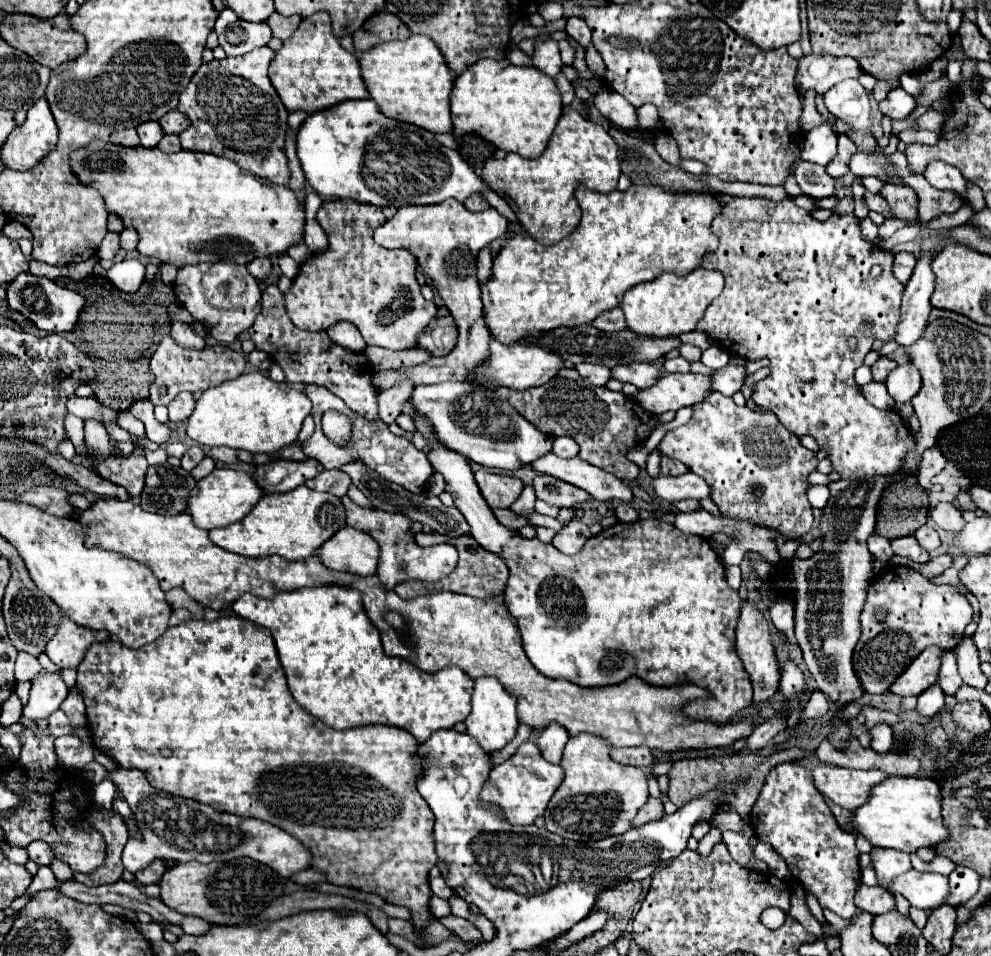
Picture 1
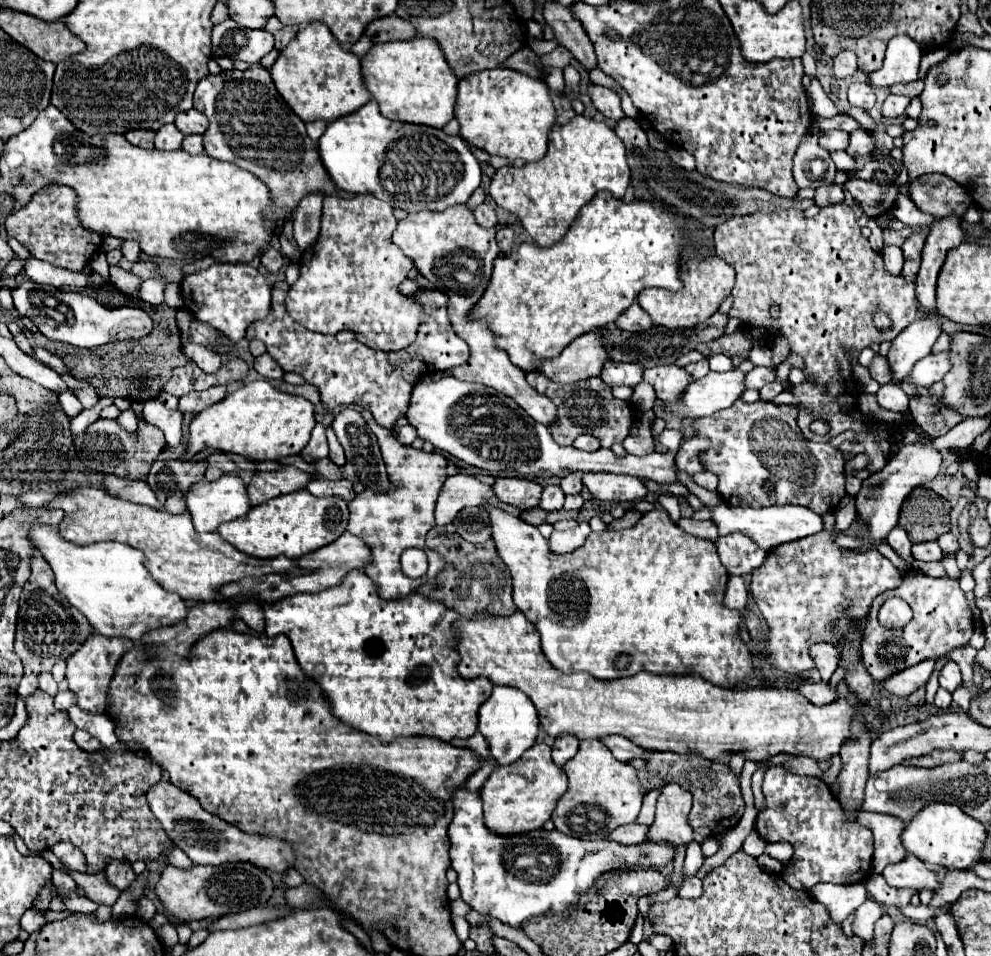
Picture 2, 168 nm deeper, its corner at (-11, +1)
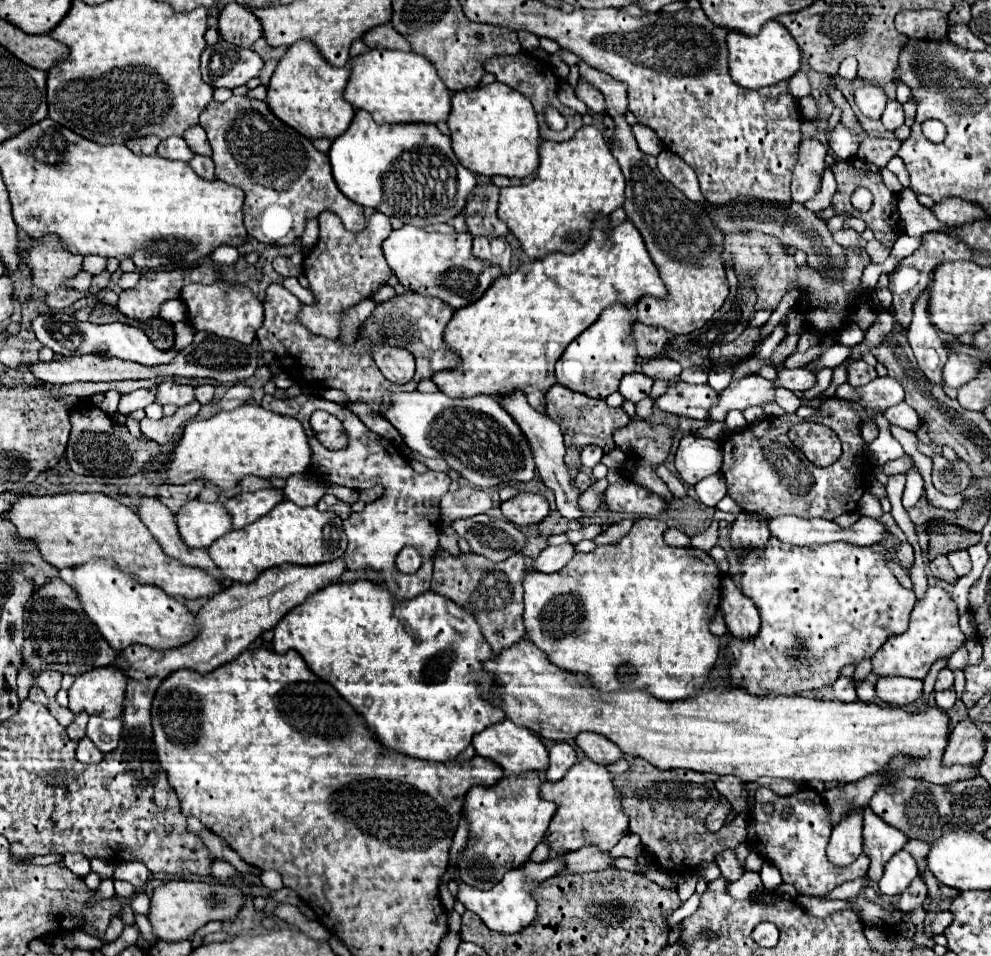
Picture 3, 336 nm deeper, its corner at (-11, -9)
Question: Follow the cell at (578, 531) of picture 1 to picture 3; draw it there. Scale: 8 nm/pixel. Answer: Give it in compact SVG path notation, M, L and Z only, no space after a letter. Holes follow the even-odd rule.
M561 544L561 546L547 546L539 558L535 560L535 570L541 570L541 572L557 572L561 570L569 560L571 556L575 554L575 546L573 544Z

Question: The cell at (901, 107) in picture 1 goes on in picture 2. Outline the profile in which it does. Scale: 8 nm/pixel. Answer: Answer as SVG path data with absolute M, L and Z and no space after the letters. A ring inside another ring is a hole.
M889 94L887 100L883 102L883 116L891 116L891 118L897 118L897 116L903 116L905 108L909 106L909 100L907 96L893 96Z

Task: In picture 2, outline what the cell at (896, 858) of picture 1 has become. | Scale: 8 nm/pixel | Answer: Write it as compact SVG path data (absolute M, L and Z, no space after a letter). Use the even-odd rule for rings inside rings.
M863 810L861 814L857 814L857 822L869 828L875 836L875 852L873 852L873 872L875 874L879 872L879 866L895 864L905 858L907 850L903 848L903 842L901 842L901 834L905 826L903 820L895 816Z

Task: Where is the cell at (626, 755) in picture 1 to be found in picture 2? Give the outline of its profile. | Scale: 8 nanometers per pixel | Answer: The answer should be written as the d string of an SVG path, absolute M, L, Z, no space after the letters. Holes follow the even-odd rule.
M607 736L607 738L601 738L601 742L605 742L605 746L611 750L611 754L619 760L619 762L629 762L631 758L639 756L647 756L643 748L635 746L631 740L627 740L625 736Z

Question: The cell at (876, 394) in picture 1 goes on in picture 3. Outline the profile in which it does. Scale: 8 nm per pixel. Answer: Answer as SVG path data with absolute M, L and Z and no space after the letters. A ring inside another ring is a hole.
M899 402L899 404L891 406L891 408L887 408L883 412L883 416L889 420L889 424L901 426L901 428L911 430L911 432L915 432L919 428L919 424L921 424L917 412L911 406L907 406L905 402Z

